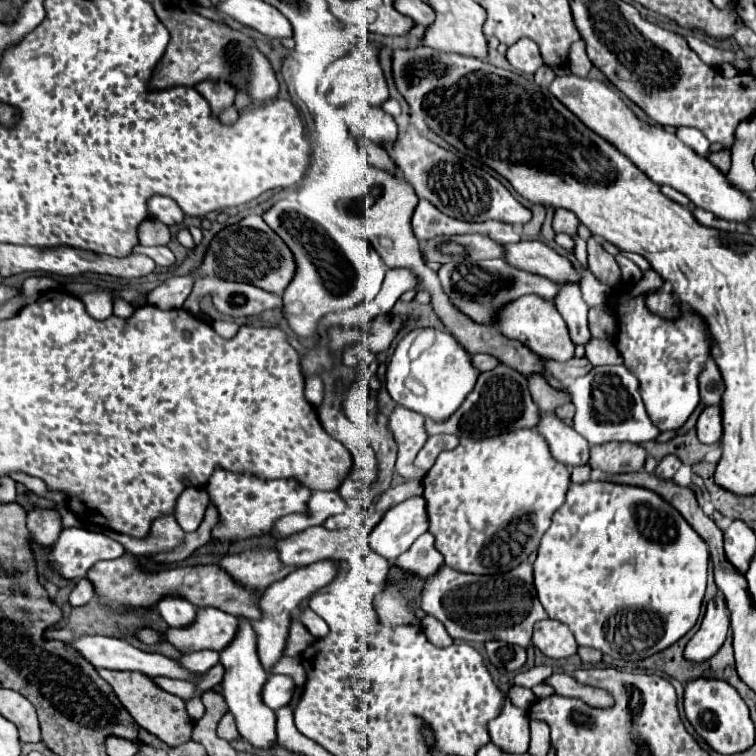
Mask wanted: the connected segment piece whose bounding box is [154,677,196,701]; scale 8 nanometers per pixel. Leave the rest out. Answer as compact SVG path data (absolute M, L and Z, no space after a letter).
M156 677L154 679L162 689L166 689L168 693L178 695L184 701L190 701L192 697L196 697L196 685L190 681L180 681L180 679L168 679L168 677Z

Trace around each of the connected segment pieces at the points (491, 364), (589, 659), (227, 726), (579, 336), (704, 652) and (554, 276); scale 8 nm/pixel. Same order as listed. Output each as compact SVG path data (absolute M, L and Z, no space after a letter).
M486 353L472 355L472 363L474 363L480 371L490 371L490 369L496 369L496 365L500 365L500 363L498 363L498 359L494 359L494 357L486 355Z
M580 647L578 655L584 663L598 663L602 659L602 653L596 651L596 649L590 649L590 647Z
M222 717L220 725L218 725L218 735L220 735L222 739L226 739L226 741L238 737L238 729L236 729L236 725L234 725L234 717Z
M560 285L558 297L554 301L560 315L568 323L572 341L584 345L590 339L590 331L588 331L588 305L582 299L580 285Z
M716 595L714 601L706 607L700 629L692 635L686 645L686 659L690 661L706 661L710 659L724 643L726 633L730 629L730 617L726 609L726 601L722 595Z
M542 241L506 243L504 259L508 265L514 265L516 269L528 269L528 273L538 273L558 285L568 281L580 281L572 263L548 245L544 245Z

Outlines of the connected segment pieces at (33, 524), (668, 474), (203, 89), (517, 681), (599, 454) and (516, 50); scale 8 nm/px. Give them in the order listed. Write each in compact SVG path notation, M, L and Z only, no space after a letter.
M32 509L28 513L28 529L36 543L52 547L62 531L62 517L56 509Z
M666 455L666 457L658 463L654 475L662 477L662 479L672 479L674 473L676 473L680 467L682 467L682 461L680 461L676 455Z
M202 81L196 85L196 91L210 103L210 109L214 117L220 117L224 109L228 109L234 103L234 87L228 83L214 83L214 81Z
M542 665L542 667L534 667L534 669L530 669L530 671L522 671L522 673L518 673L518 675L514 677L512 685L530 689L530 687L542 683L542 681L544 681L546 677L550 677L554 671L556 671L554 667L544 667L544 665Z
M604 443L590 447L588 463L592 469L602 469L604 473L630 473L630 471L640 471L644 467L644 459L646 451L636 443Z
M526 37L516 41L512 47L508 47L506 59L516 71L522 71L522 73L536 73L536 69L542 67L538 45Z

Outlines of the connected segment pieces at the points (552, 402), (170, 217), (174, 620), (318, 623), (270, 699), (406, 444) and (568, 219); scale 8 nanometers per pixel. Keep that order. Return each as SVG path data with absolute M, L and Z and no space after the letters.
M534 373L534 377L528 379L528 389L534 399L534 403L544 411L554 411L560 405L572 403L570 397L566 397L566 389L554 389L546 377Z
M154 195L148 201L148 213L150 217L162 221L164 225L176 225L184 219L184 213L180 209L180 205L166 195Z
M178 595L162 597L158 603L158 611L170 627L190 625L190 621L194 621L194 615L196 615L196 607Z
M310 609L300 611L298 617L300 617L300 621L306 625L306 629L308 629L316 639L328 635L328 625L326 625L326 621L324 621L322 617L318 617L314 611L310 611Z
M272 675L272 677L268 677L268 681L262 689L262 699L270 709L278 711L280 707L286 707L290 703L294 689L296 689L296 685L292 683L292 677Z
M396 405L390 415L388 429L398 445L396 471L406 479L422 479L424 473L420 469L414 469L412 461L428 439L424 431L424 417L410 409L402 409L402 405Z
M556 209L554 213L554 231L556 233L566 233L570 237L576 237L578 235L578 217L570 211L564 211L564 209Z

